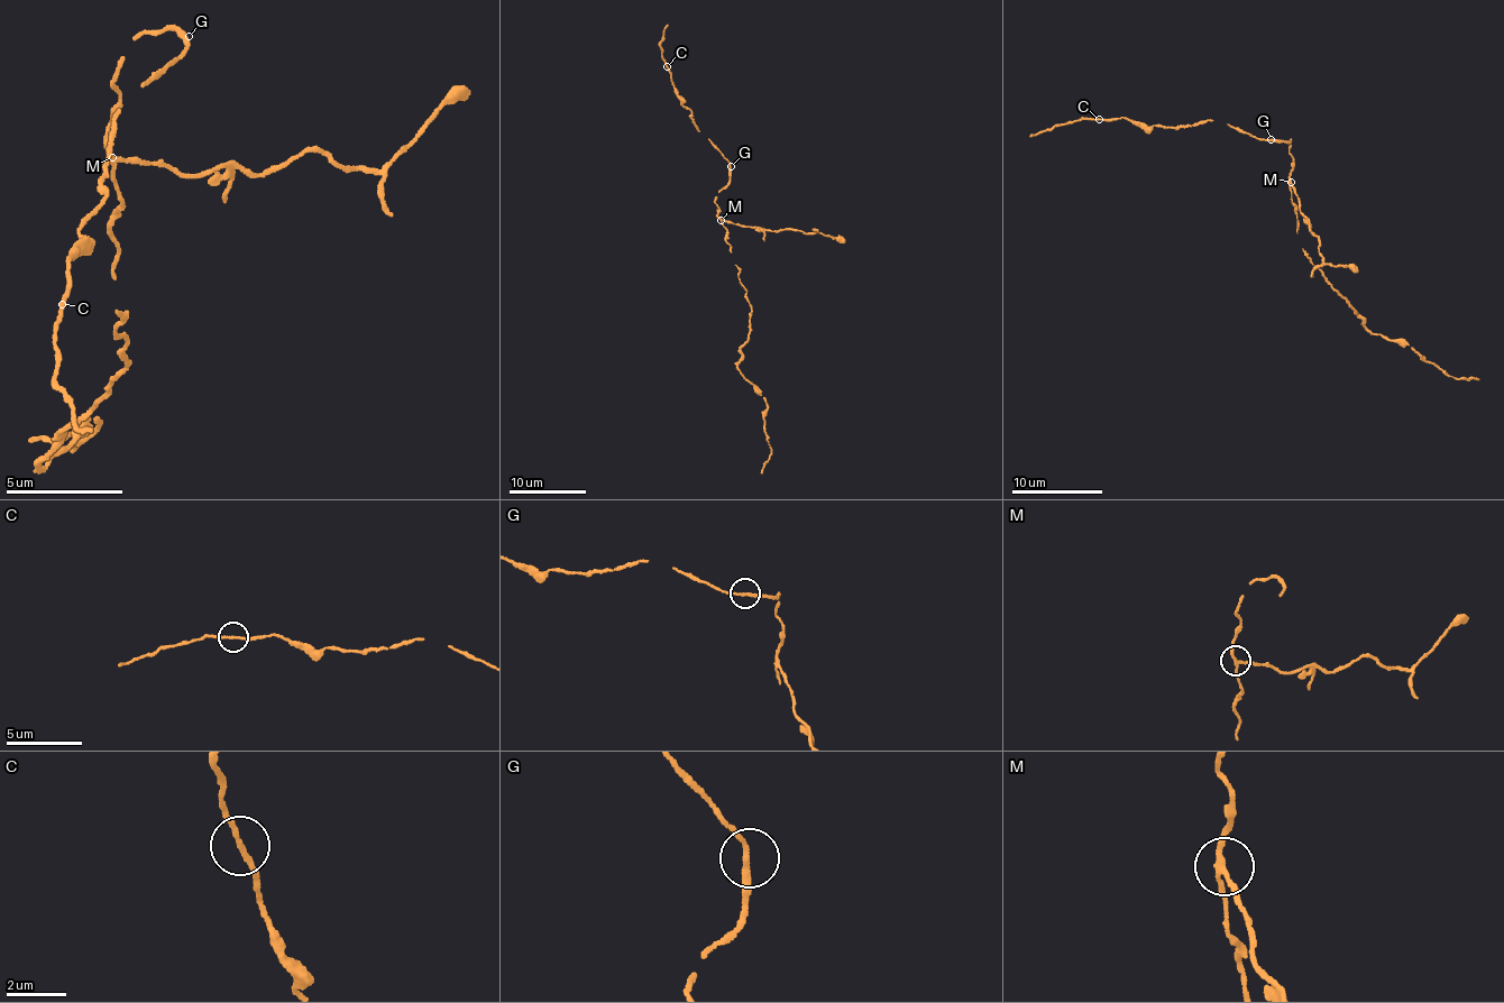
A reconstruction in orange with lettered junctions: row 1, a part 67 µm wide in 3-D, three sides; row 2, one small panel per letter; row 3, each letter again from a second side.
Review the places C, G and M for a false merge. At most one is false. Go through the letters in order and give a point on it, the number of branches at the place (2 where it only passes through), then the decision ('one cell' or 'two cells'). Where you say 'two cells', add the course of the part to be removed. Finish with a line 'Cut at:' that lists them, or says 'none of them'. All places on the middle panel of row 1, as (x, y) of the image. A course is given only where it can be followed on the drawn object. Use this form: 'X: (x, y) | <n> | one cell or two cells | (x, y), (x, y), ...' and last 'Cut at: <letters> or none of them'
C: (667, 66) | 2 | one cell
G: (731, 166) | 2 | one cell
M: (721, 220) | 3 | two cells | (721, 219), (773, 231), (817, 231), (845, 241)
Cut at: M

